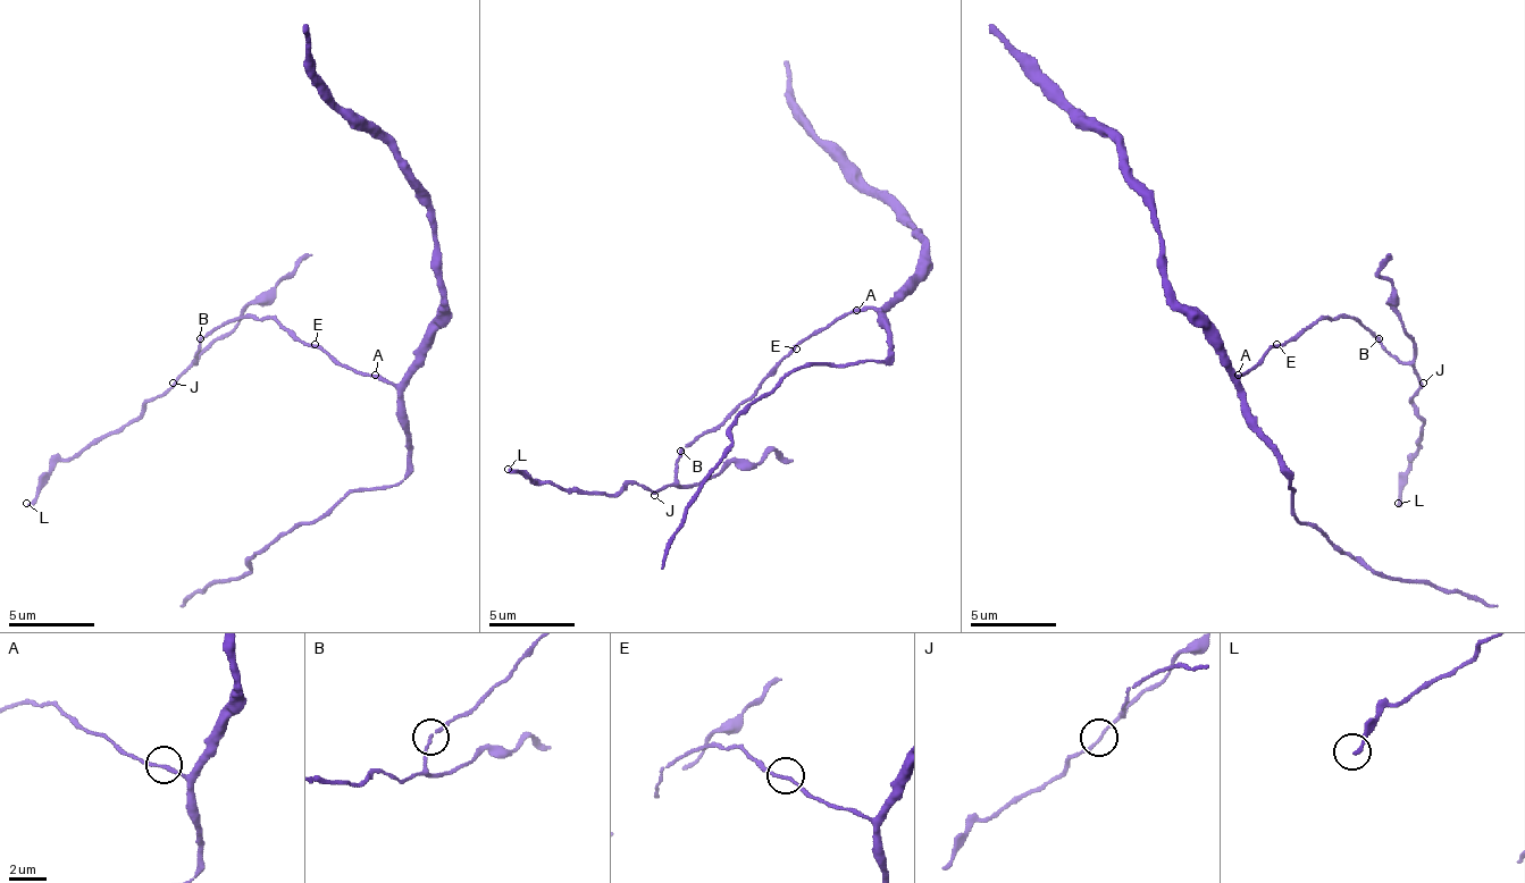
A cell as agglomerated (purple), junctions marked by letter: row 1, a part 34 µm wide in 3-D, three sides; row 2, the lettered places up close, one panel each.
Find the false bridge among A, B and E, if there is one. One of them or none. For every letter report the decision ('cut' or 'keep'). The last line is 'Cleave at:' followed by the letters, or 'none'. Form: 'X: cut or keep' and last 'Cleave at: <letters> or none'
A: keep
B: cut
E: keep
Cleave at: B

